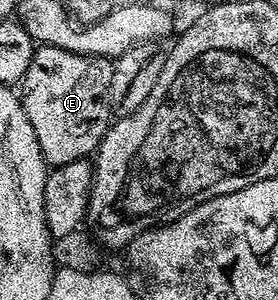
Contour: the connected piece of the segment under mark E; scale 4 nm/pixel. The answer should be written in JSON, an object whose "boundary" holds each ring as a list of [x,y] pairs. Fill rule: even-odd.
{"boundary":[[[38,46],[34,50],[19,94],[50,168],[89,159],[96,152],[111,122],[108,97],[113,64],[114,60],[104,55],[80,55],[58,47]]]}

